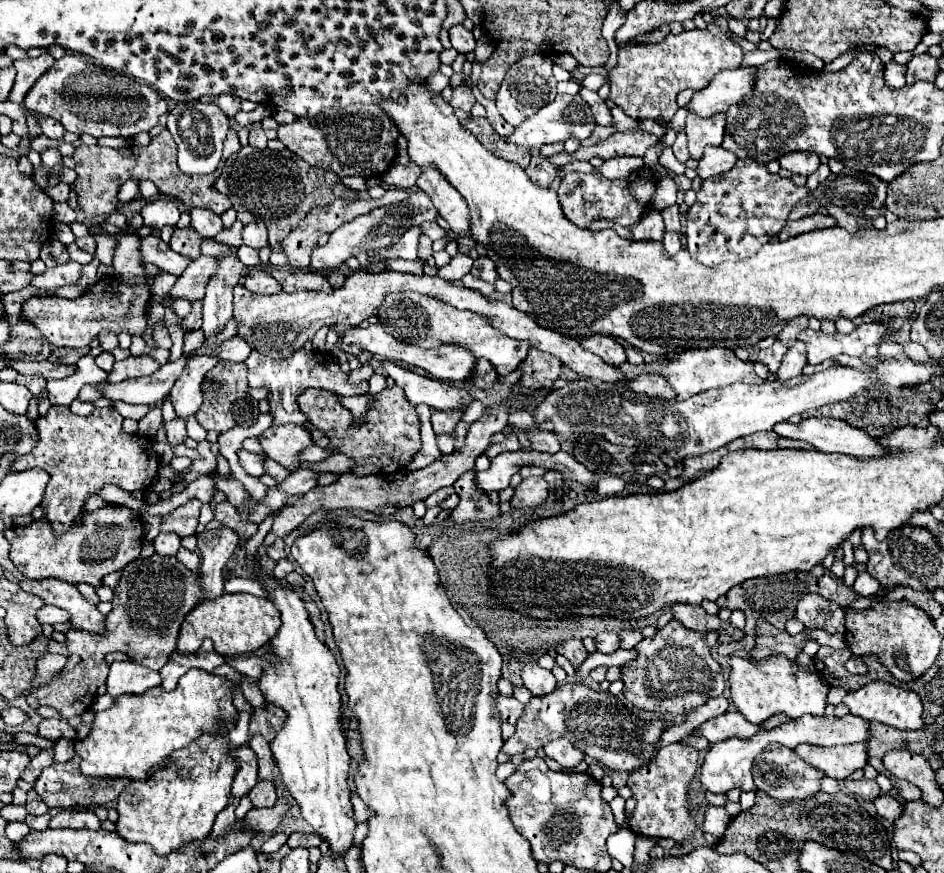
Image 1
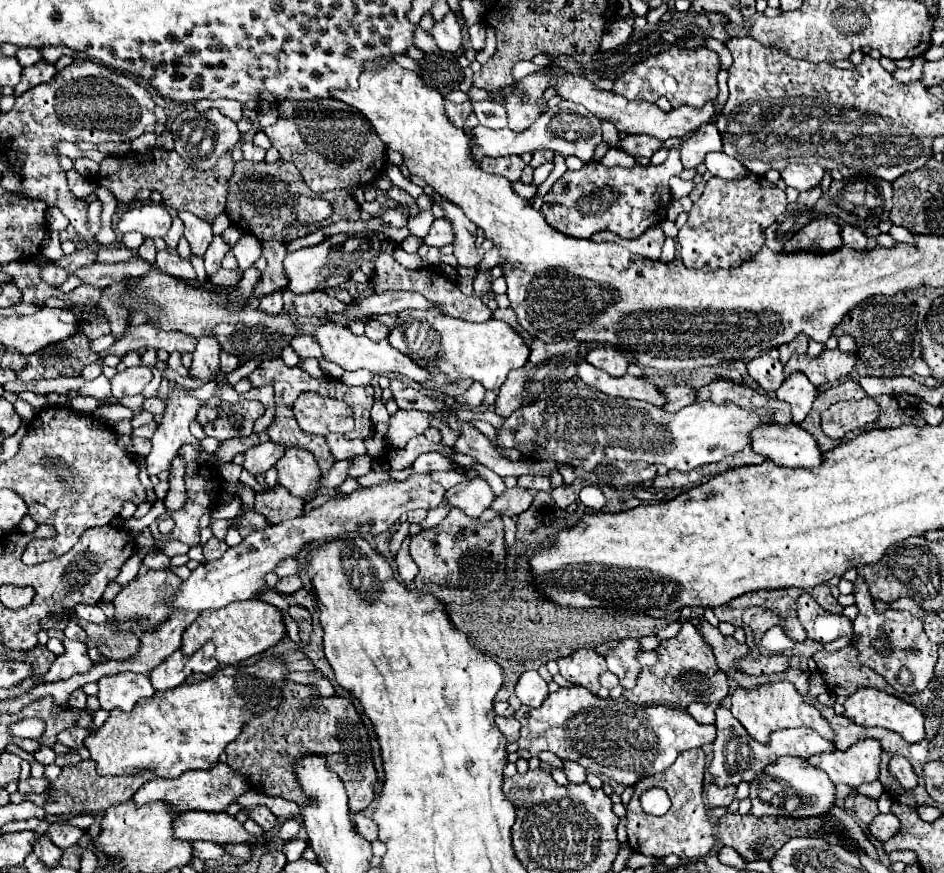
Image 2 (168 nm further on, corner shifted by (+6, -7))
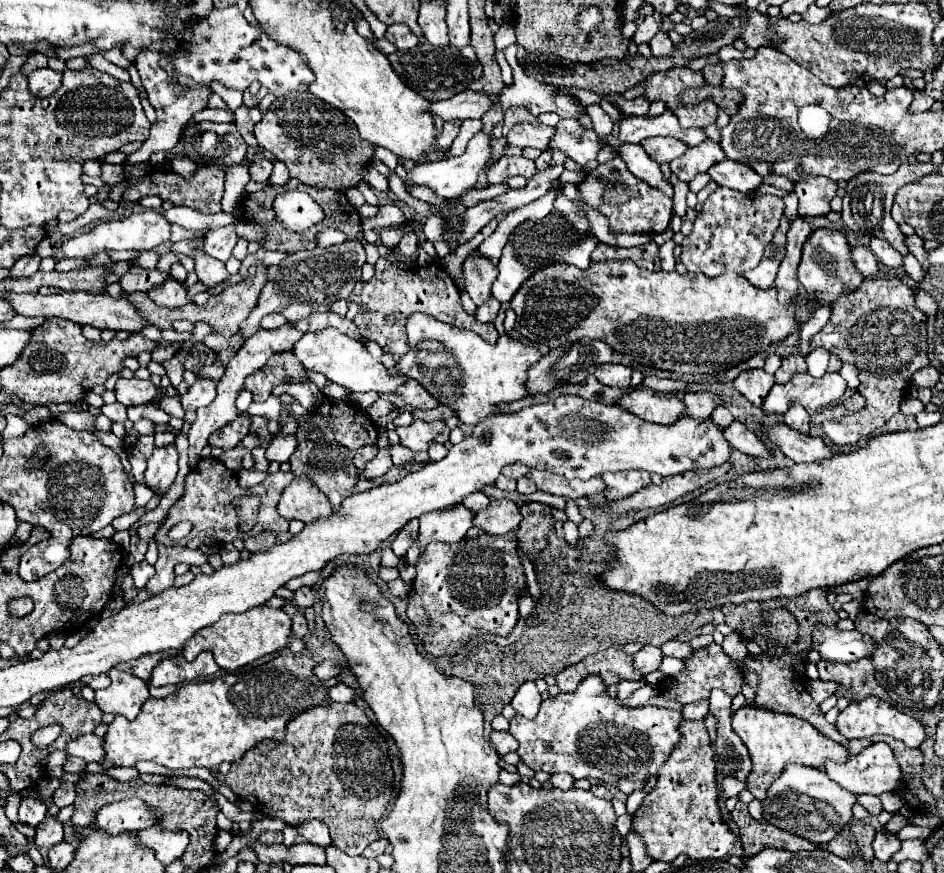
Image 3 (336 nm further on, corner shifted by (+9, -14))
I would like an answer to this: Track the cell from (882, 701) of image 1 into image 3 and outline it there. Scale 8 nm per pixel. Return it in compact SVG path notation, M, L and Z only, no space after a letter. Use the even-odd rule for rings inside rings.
M867 697L863 701L851 703L847 709L843 709L839 713L835 727L847 739L853 739L853 737L871 737L871 735L877 735L877 733L885 733L889 737L901 739L907 747L919 747L923 743L923 739L925 739L923 725L917 719L913 719L913 717L897 711L895 707L891 707L891 703L887 703L883 699L877 699L877 697Z

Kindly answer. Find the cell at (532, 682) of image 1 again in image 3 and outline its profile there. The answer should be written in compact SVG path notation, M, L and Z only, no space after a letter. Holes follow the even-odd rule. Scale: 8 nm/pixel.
M533 681L523 683L523 685L517 689L517 693L515 693L511 705L513 705L513 709L515 709L517 713L521 713L525 719L533 719L533 717L537 715L537 711L539 711L539 705L541 705L541 695L539 695L535 683L533 683Z

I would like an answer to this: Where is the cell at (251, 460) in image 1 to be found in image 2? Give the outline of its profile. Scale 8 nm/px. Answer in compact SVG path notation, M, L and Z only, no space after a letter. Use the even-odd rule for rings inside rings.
M274 442L254 446L244 454L242 468L248 470L252 476L266 474L278 462L278 458L282 456L282 448L284 448L282 444L274 444Z

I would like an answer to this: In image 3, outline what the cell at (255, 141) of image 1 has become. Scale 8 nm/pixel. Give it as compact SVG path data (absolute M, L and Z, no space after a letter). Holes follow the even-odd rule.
M255 155L255 161L249 167L251 179L257 181L257 183L263 183L263 181L267 181L271 177L271 171L273 171L273 165L263 155Z

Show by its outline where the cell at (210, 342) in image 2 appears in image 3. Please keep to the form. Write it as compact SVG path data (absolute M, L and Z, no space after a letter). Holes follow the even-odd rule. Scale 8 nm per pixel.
M199 377L195 385L191 385L189 393L181 395L181 403L185 411L197 411L199 407L209 405L213 399L215 399L215 383L203 377Z

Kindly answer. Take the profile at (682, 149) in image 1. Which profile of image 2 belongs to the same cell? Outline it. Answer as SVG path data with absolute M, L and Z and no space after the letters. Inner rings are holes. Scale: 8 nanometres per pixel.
M680 145L671 147L666 162L660 165L606 168L598 162L588 162L578 172L568 170L544 196L542 214L546 222L572 238L590 238L598 230L610 230L622 238L638 238L646 228L666 218L670 204L668 180L672 174L682 172L680 149Z

